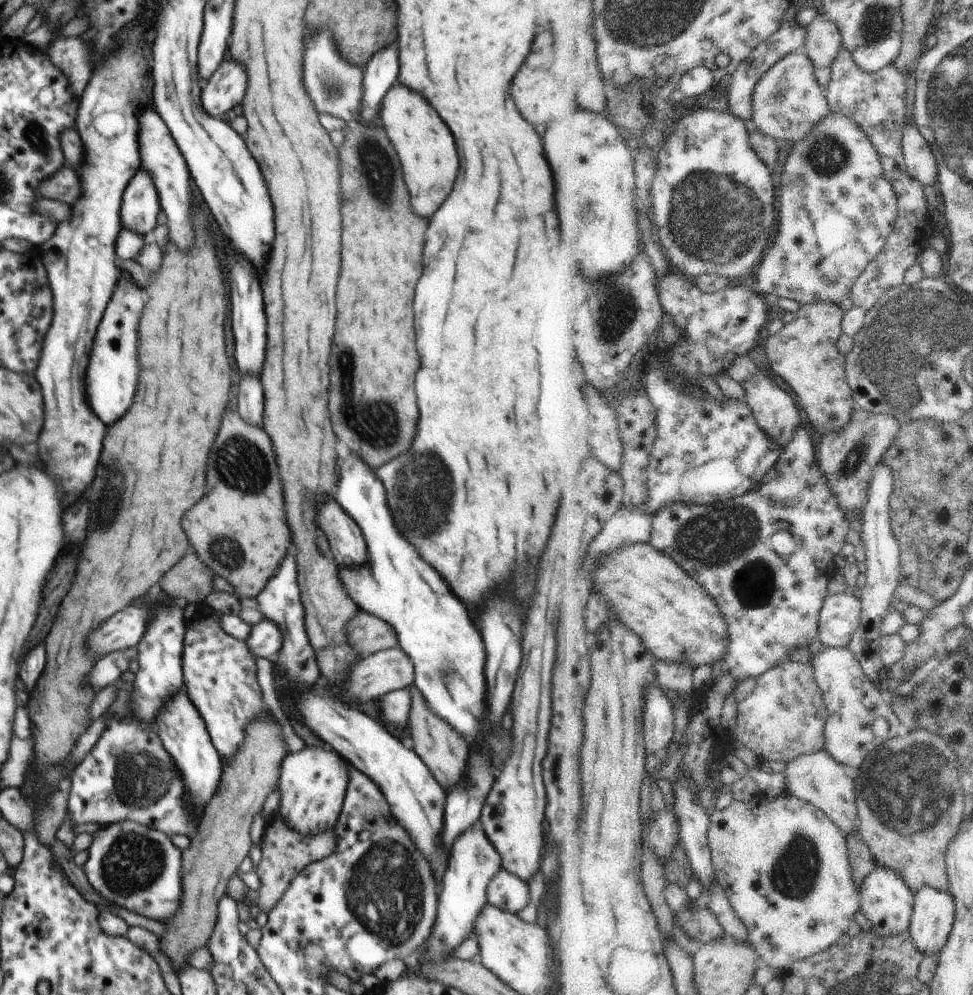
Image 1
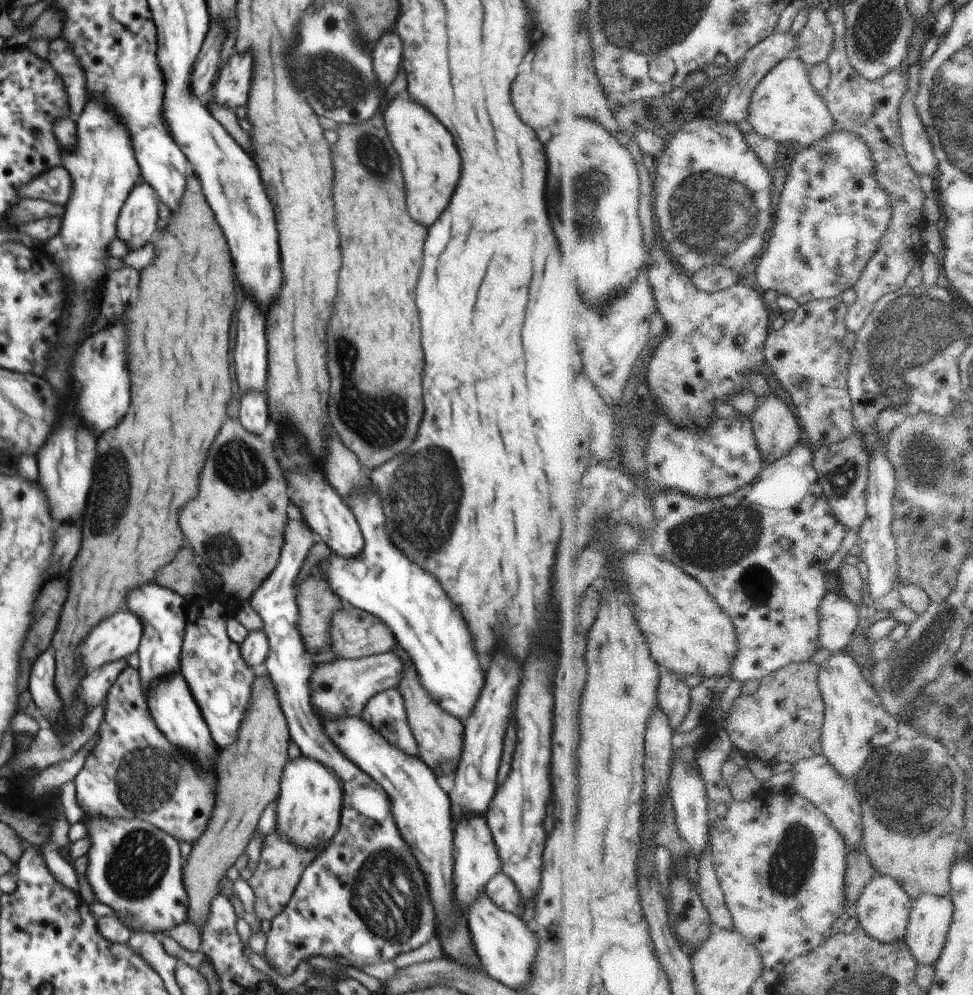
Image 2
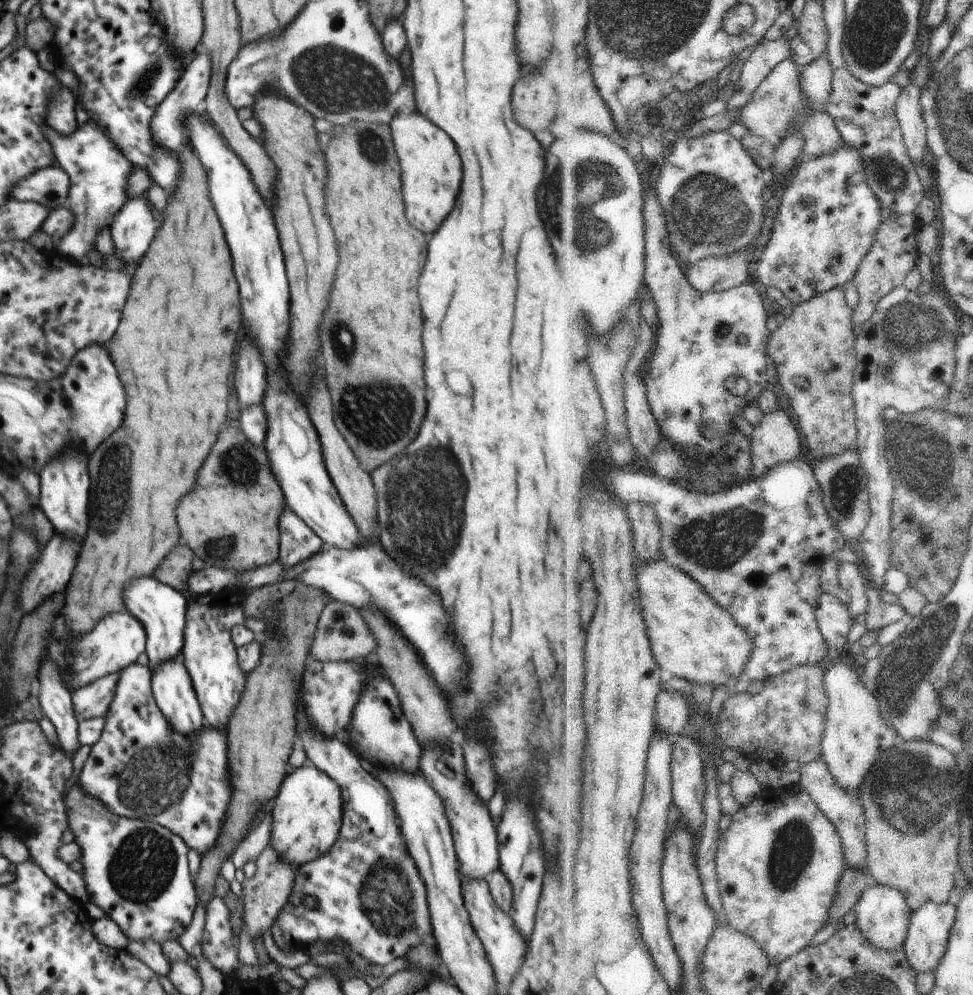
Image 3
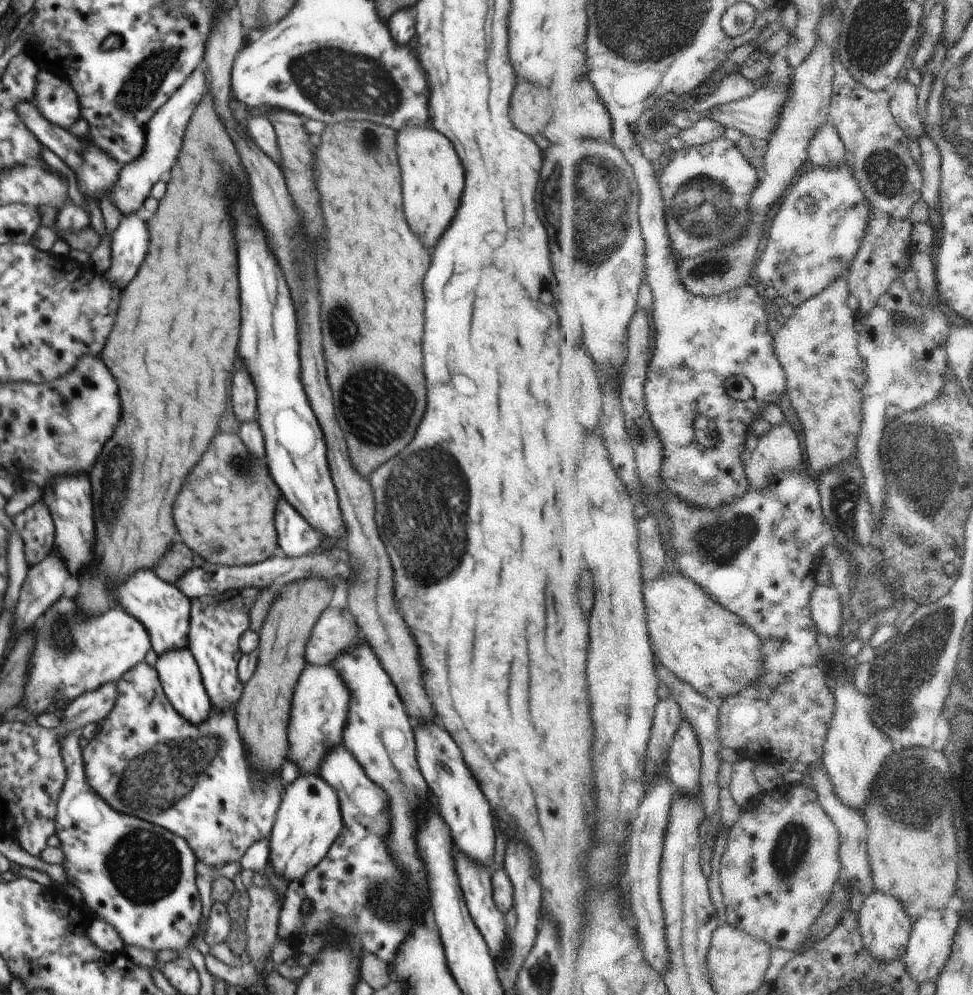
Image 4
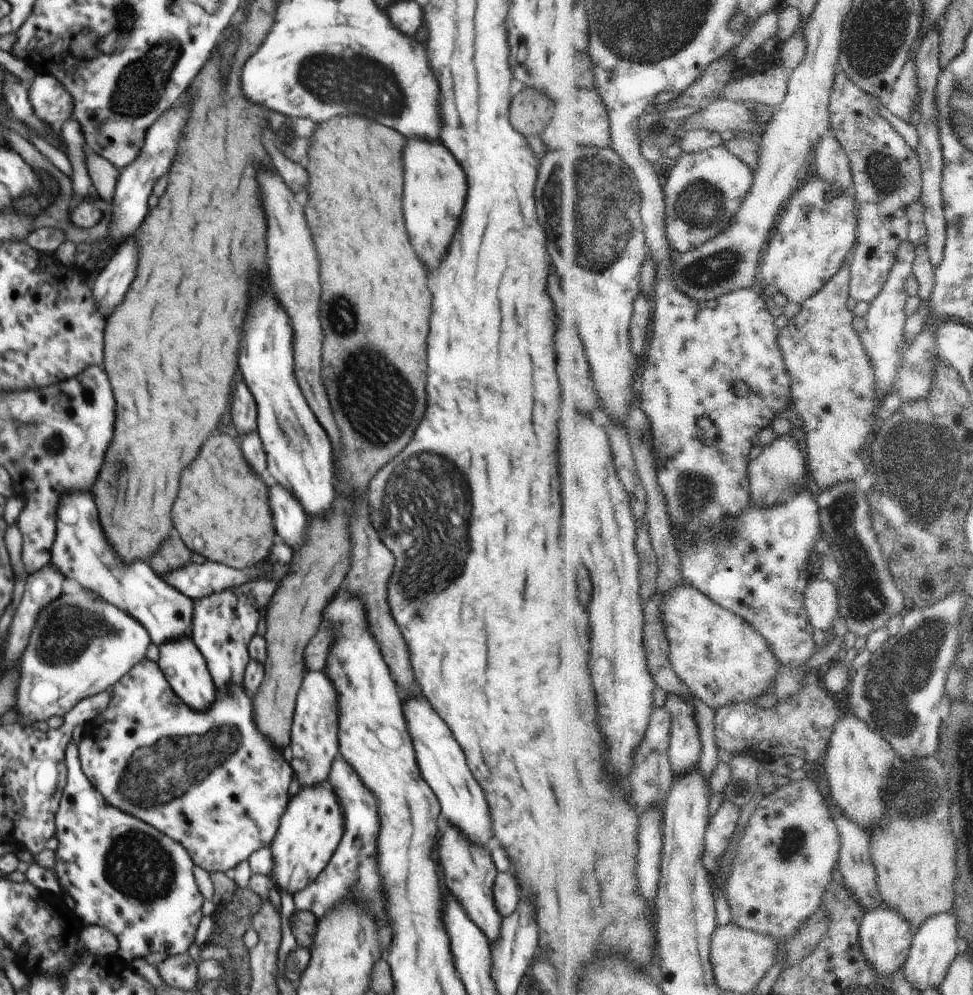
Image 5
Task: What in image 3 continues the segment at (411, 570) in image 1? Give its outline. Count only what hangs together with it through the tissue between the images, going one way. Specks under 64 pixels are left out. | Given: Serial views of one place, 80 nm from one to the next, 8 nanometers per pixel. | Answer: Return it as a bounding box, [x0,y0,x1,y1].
[186,544,466,692]

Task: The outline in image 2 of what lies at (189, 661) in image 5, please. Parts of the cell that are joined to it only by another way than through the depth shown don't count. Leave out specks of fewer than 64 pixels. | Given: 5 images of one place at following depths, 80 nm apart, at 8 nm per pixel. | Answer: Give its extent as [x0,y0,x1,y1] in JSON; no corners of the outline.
[146,672,216,768]

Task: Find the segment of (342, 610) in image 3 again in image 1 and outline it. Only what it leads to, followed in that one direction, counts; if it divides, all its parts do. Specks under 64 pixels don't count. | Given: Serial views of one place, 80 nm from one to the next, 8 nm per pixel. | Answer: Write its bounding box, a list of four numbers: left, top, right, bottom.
[344,612,398,656]

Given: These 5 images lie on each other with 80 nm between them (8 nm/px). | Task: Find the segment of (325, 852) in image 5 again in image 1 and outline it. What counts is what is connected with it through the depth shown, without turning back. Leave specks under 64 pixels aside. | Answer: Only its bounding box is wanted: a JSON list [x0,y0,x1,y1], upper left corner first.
[277,746,350,836]

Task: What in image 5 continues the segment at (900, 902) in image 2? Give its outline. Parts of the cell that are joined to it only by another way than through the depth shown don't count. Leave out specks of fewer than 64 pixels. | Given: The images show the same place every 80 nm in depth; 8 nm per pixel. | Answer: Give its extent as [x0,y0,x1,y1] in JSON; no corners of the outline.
[861,904,916,977]

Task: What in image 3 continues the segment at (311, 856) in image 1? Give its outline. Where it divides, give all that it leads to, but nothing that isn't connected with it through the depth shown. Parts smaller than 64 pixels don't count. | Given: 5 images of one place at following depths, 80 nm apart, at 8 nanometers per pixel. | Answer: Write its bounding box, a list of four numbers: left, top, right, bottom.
[241,844,300,940]

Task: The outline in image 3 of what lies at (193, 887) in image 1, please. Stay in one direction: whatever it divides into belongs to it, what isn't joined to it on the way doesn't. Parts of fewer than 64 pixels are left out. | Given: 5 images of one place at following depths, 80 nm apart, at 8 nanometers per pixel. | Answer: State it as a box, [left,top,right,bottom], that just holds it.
[195,586,328,906]

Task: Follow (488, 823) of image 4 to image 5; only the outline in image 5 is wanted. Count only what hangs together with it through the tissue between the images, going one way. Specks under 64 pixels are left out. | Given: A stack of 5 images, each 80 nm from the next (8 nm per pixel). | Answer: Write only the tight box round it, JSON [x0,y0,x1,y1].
[404,690,492,846]

